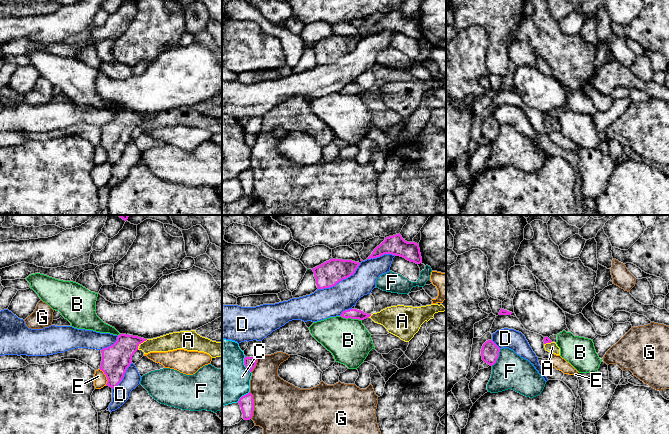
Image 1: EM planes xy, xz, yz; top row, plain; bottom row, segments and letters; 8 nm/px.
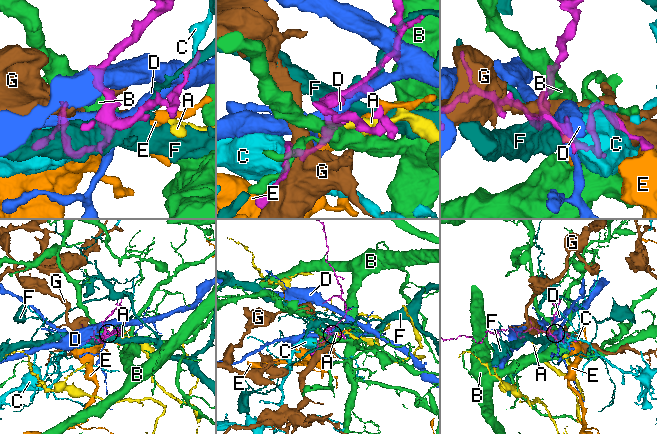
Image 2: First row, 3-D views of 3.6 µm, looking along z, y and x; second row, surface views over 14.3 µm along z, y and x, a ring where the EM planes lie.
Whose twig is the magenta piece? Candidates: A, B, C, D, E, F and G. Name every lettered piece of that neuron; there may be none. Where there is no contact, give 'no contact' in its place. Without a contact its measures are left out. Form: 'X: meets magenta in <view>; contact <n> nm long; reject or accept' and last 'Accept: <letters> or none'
A: meets magenta in xy; contact 120 nm long; accept
B: meets magenta in xz; contact 180 nm long; reject
C: meets magenta in xz; contact 140 nm long; reject
D: meets magenta in xz; contact 400 nm long; reject
E: meets magenta in xy; contact 140 nm long; reject
F: meets magenta in yz; contact 150 nm long; reject
G: meets magenta in xz; contact 220 nm long; reject
Accept: A

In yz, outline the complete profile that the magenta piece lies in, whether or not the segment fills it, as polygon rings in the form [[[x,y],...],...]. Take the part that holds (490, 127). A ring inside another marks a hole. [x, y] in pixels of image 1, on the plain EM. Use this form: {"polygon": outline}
{"polygon": [[[486,117],[481,125],[482,136],[489,140],[494,141],[499,133],[500,124],[492,117]]]}

